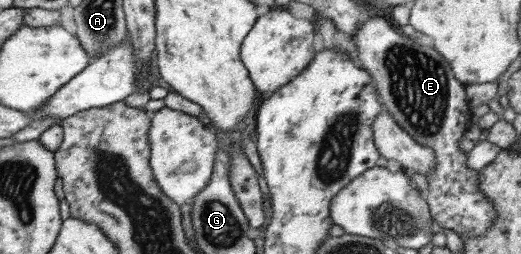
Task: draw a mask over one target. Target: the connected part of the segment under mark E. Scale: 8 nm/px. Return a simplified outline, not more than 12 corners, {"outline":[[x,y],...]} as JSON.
{"outline":[[368,17],[352,34],[383,108],[435,165],[430,218],[482,236],[496,213],[458,140],[465,85]]}

